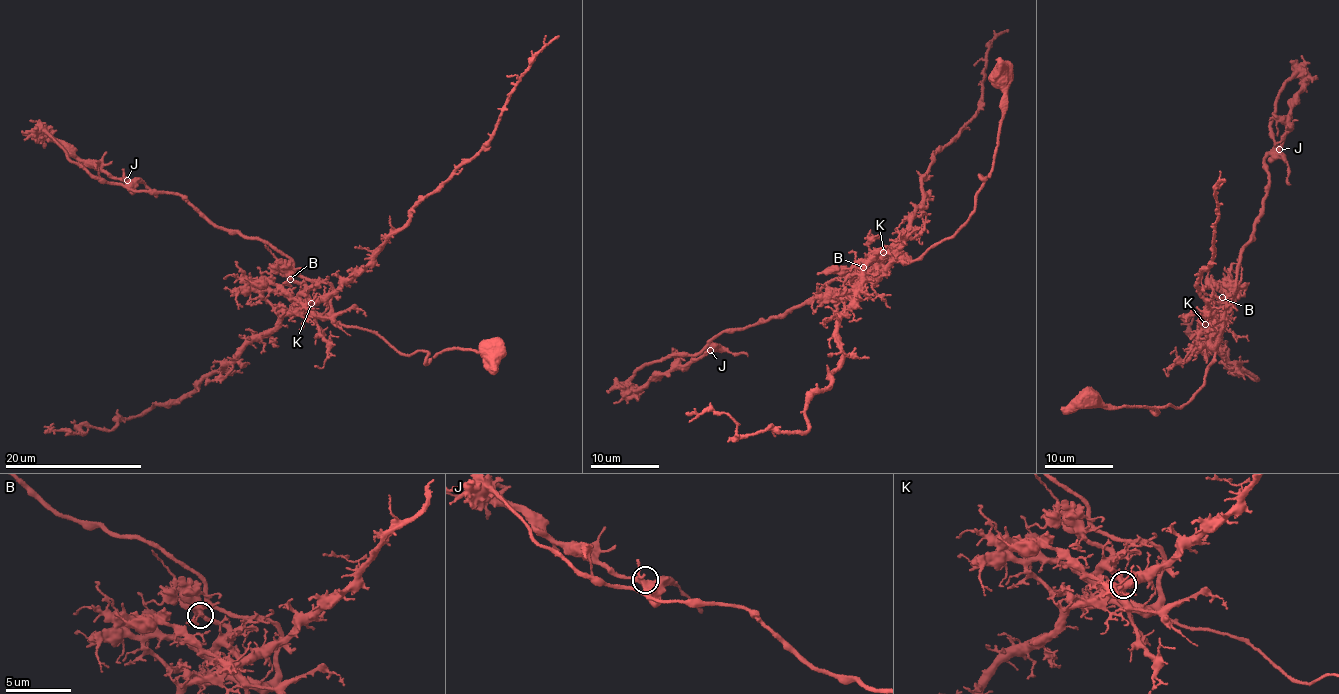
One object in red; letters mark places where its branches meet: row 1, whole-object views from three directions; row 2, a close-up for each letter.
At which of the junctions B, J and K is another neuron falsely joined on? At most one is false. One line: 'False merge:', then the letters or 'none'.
False merge: K

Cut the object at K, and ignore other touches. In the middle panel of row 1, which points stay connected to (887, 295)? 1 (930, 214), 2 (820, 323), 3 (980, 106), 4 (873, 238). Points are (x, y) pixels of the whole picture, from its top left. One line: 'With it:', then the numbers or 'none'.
With it: 1, 2, 3, 4

